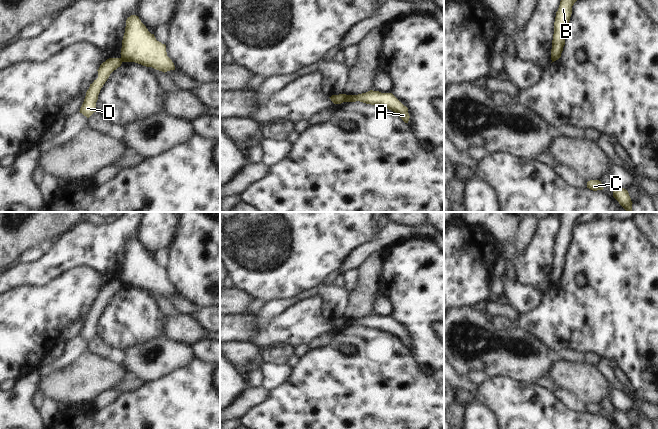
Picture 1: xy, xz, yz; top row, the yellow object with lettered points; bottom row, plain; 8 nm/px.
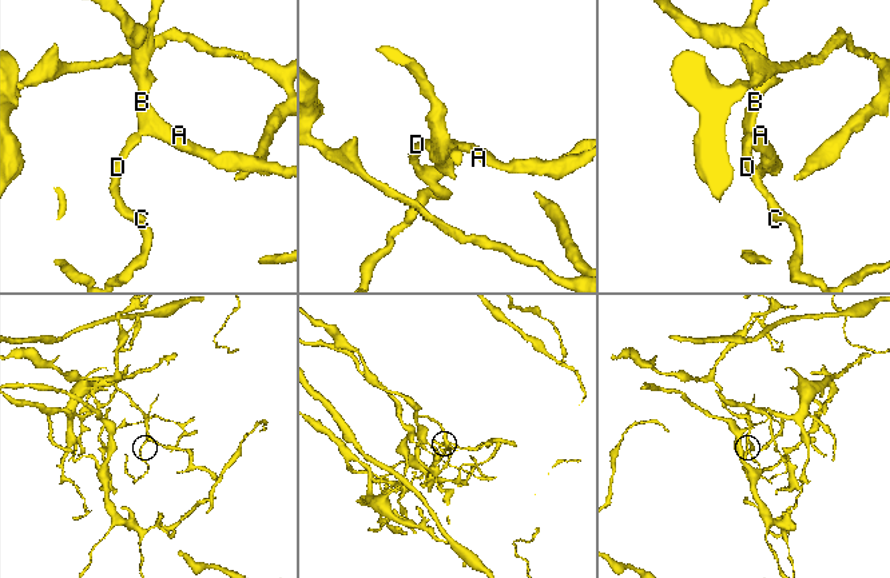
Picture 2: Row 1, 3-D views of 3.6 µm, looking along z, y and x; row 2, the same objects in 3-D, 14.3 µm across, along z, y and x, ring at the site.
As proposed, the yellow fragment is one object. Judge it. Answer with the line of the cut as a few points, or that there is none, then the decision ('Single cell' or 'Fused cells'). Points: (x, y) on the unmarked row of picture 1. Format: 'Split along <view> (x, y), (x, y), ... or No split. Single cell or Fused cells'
Split along xz (346, 319), (343, 325). Fused cells

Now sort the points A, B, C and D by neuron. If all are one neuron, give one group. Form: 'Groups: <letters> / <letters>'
Groups: A B / C D

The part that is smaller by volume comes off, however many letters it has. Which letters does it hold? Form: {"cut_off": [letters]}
{"cut_off": ["C", "D"]}

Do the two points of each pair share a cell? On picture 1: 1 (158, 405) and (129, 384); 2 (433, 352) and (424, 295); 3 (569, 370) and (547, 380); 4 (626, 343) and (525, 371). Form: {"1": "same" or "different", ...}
{"1": "different", "2": "same", "3": "different", "4": "different"}

